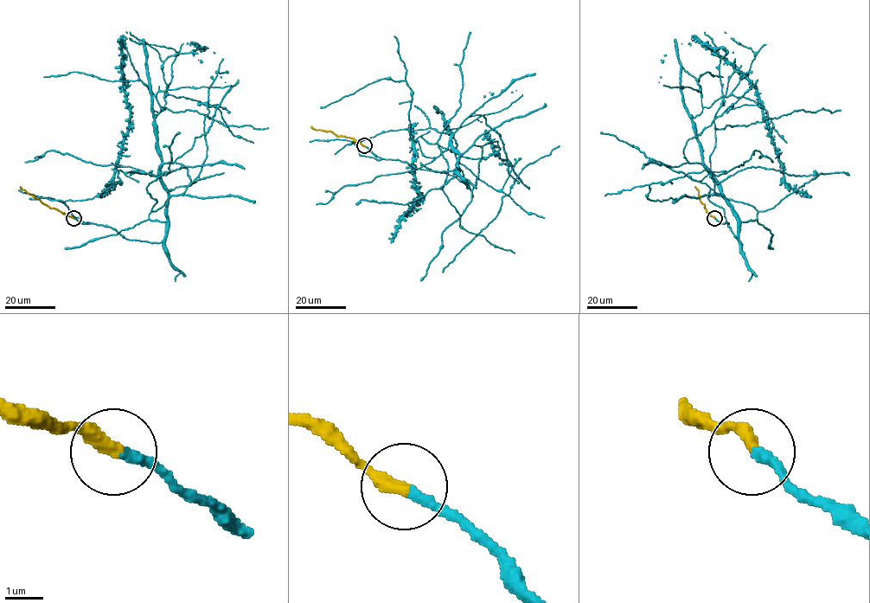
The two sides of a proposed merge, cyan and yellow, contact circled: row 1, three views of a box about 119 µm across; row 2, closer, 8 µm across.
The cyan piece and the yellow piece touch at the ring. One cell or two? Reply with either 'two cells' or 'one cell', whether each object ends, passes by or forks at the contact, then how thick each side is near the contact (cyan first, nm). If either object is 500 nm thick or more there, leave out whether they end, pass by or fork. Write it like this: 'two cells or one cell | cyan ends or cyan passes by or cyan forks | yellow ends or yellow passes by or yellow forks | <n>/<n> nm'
one cell | cyan ends | yellow ends | 280/380 nm

